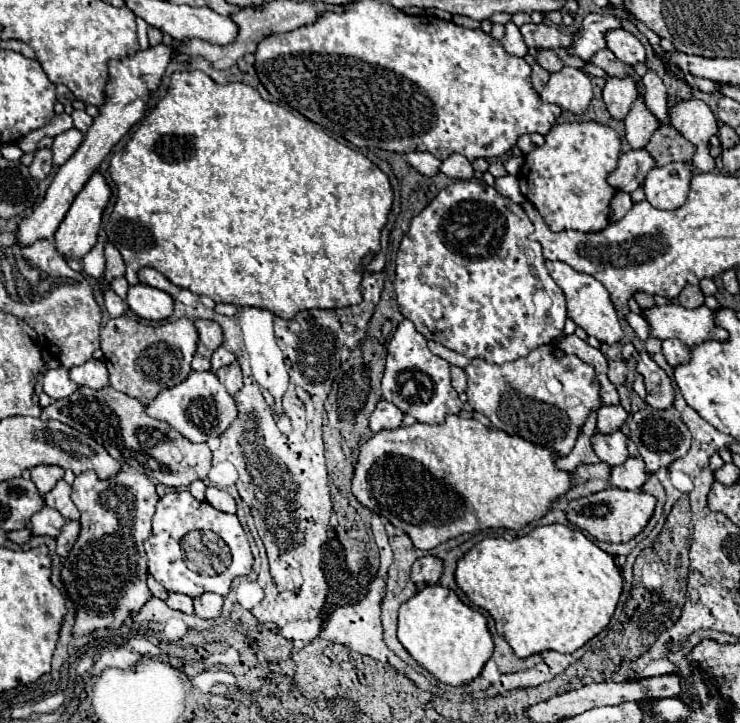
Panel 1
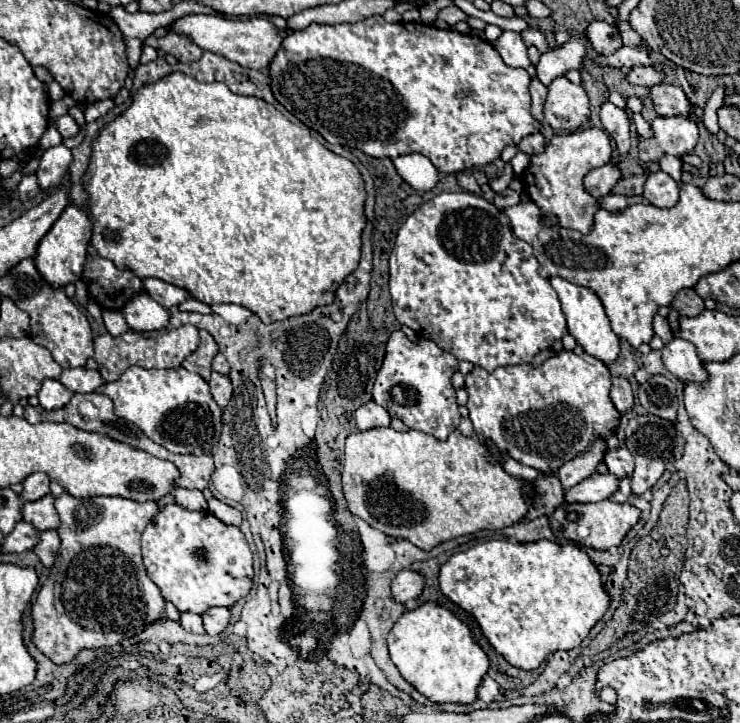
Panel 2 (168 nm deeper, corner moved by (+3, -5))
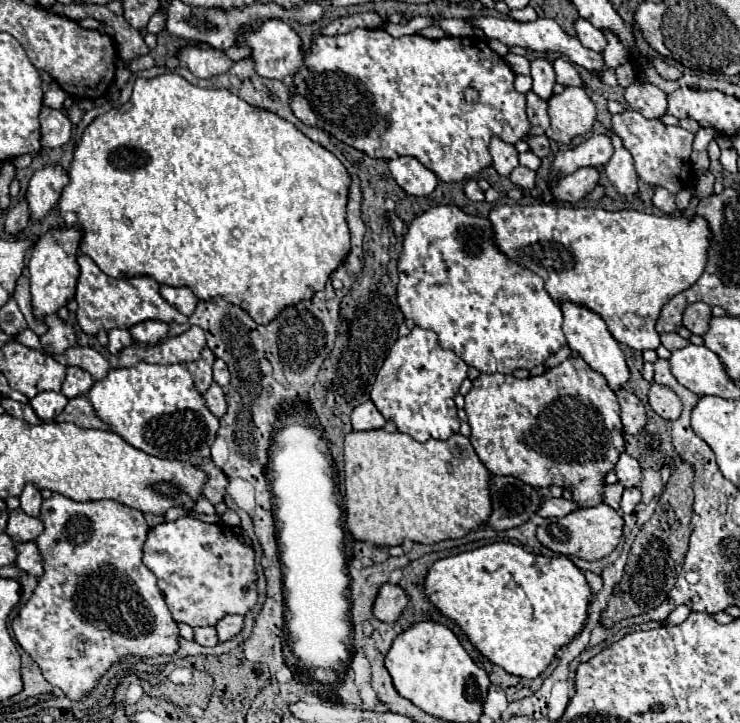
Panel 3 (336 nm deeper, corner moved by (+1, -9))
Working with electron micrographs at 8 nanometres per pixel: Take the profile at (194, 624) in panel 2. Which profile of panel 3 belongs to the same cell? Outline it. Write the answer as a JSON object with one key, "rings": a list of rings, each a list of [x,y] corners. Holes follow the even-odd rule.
{"rings":[[[207,626],[207,628],[195,628],[195,640],[201,644],[201,646],[217,646],[219,640],[217,640],[217,630]]]}

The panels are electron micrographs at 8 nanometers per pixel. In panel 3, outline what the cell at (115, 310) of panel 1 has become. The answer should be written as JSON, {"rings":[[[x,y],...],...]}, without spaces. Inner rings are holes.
{"rings":[[[111,330],[109,332],[109,354],[111,356],[117,356],[117,352],[121,352],[121,348],[127,348],[129,344],[133,344],[129,330]]]}

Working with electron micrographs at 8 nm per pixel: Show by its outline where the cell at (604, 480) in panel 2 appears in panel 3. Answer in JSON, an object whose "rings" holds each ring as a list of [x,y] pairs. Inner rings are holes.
{"rings":[[[549,498],[549,500],[543,500],[543,504],[541,504],[541,508],[537,510],[537,514],[543,516],[543,518],[551,518],[551,516],[561,518],[561,516],[567,516],[569,512],[573,512],[573,510],[577,510],[577,508],[579,508],[579,506],[577,506],[573,500]]]}

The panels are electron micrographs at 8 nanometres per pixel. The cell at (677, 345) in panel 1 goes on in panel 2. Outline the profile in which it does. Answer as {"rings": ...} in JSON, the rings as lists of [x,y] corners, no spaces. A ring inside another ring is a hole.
{"rings":[[[673,338],[669,344],[663,346],[661,352],[665,368],[681,382],[703,382],[707,378],[703,362],[699,360],[695,346],[691,342]]]}

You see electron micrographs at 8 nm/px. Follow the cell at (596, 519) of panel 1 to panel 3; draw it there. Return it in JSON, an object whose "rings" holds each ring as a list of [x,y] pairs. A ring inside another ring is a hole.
{"rings":[[[599,504],[595,508],[579,508],[563,518],[545,518],[543,524],[537,528],[537,540],[555,554],[563,554],[567,558],[577,556],[583,560],[599,560],[617,546],[621,530],[623,530],[621,514],[607,504]]]}

